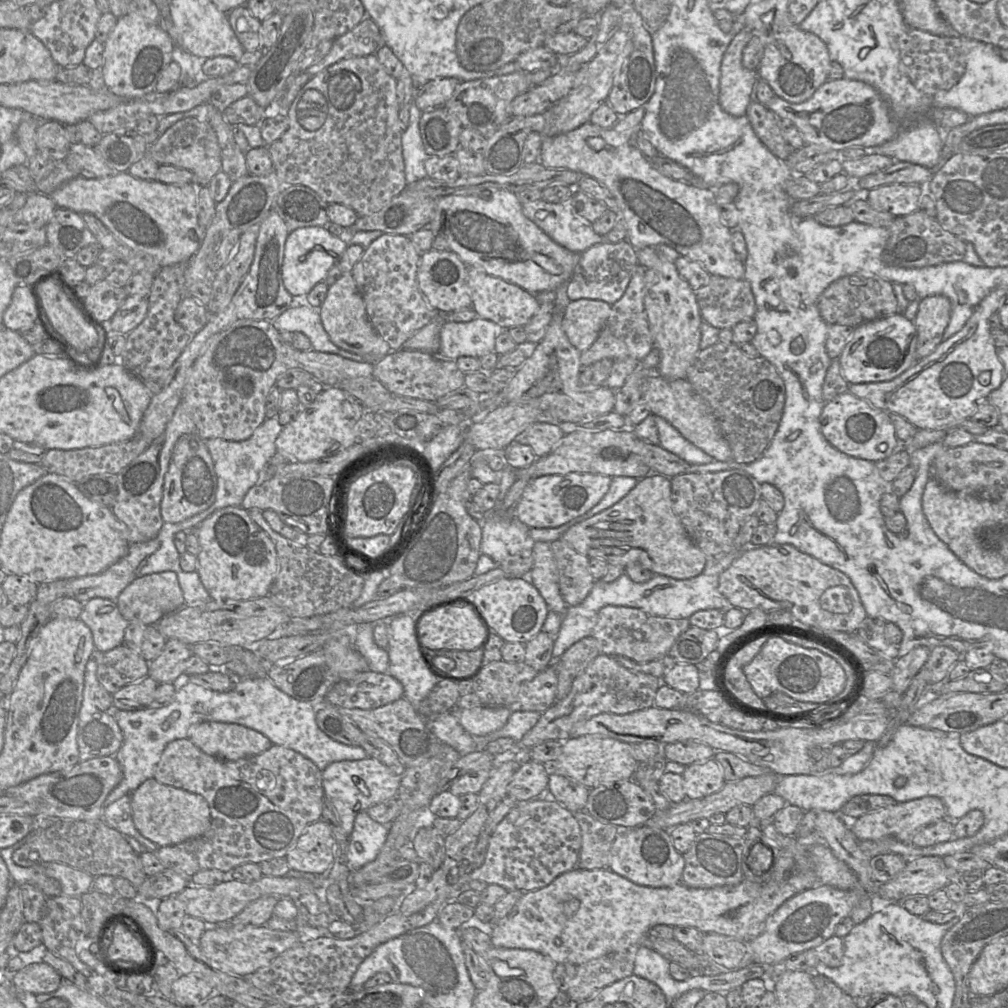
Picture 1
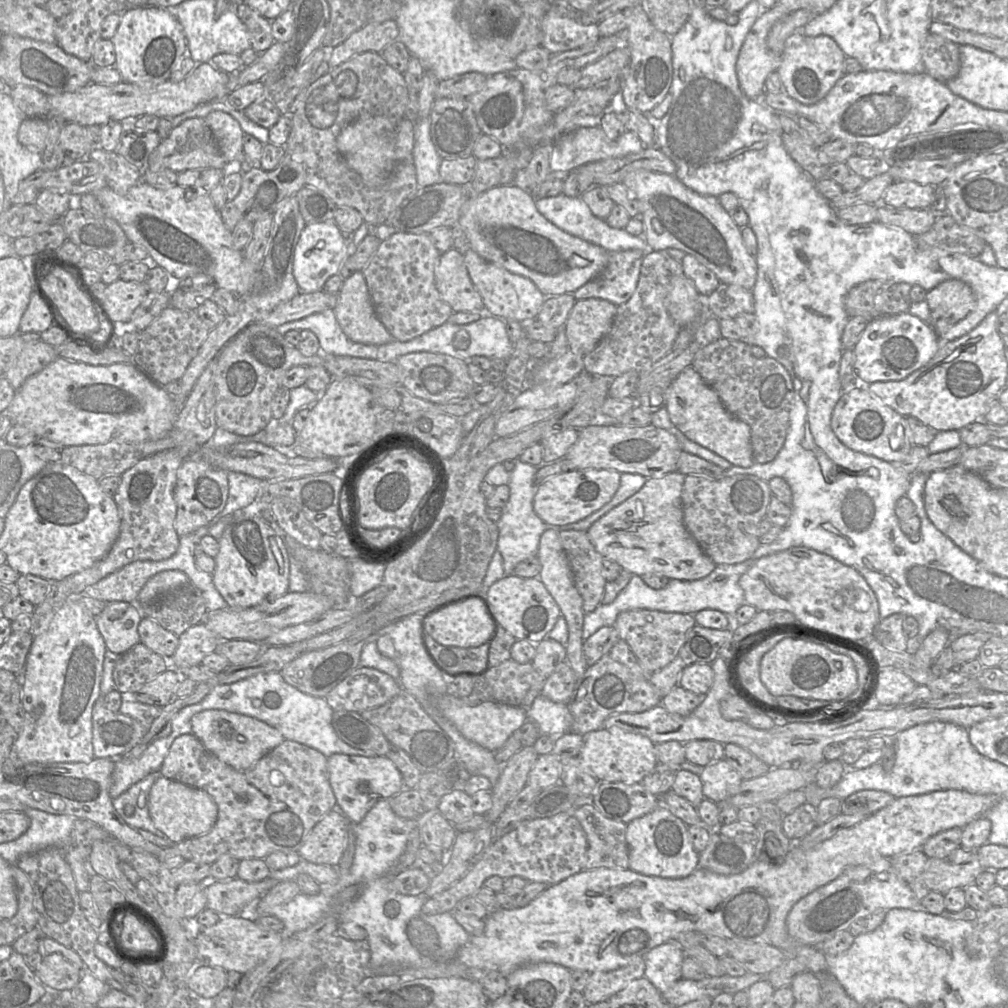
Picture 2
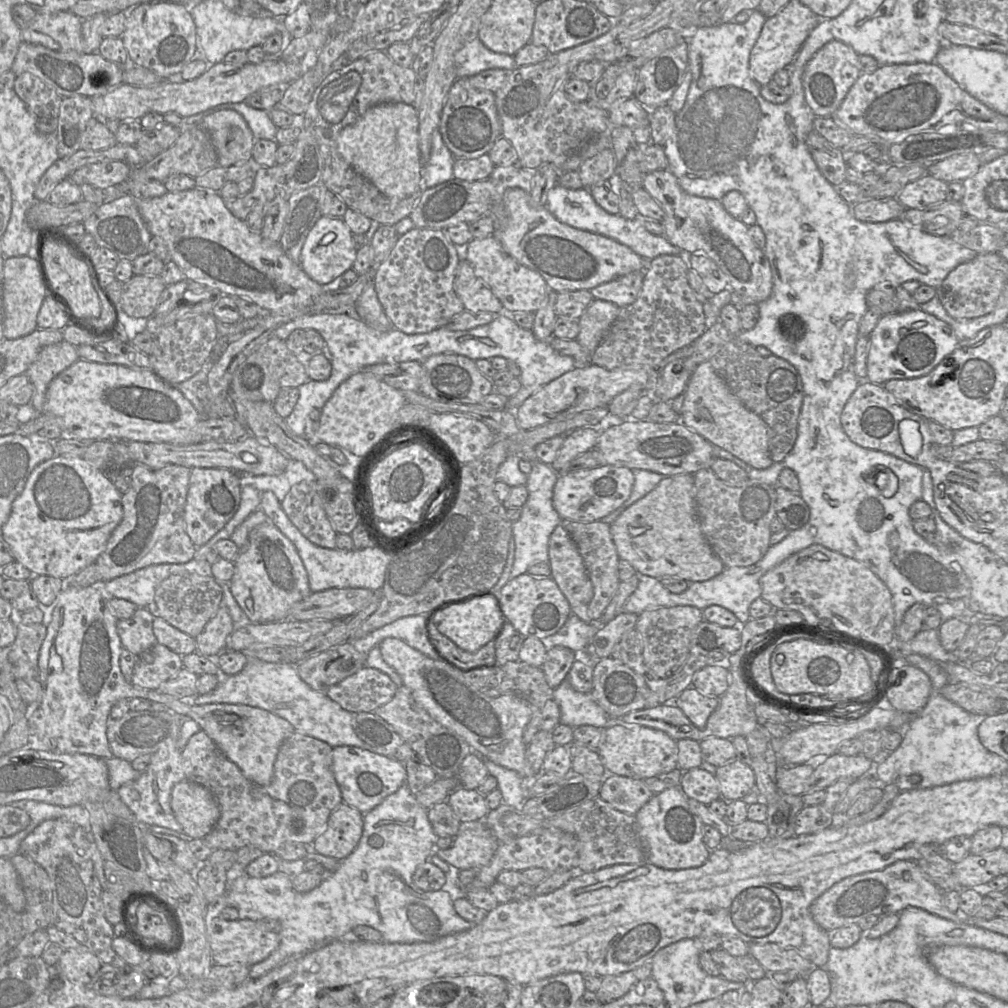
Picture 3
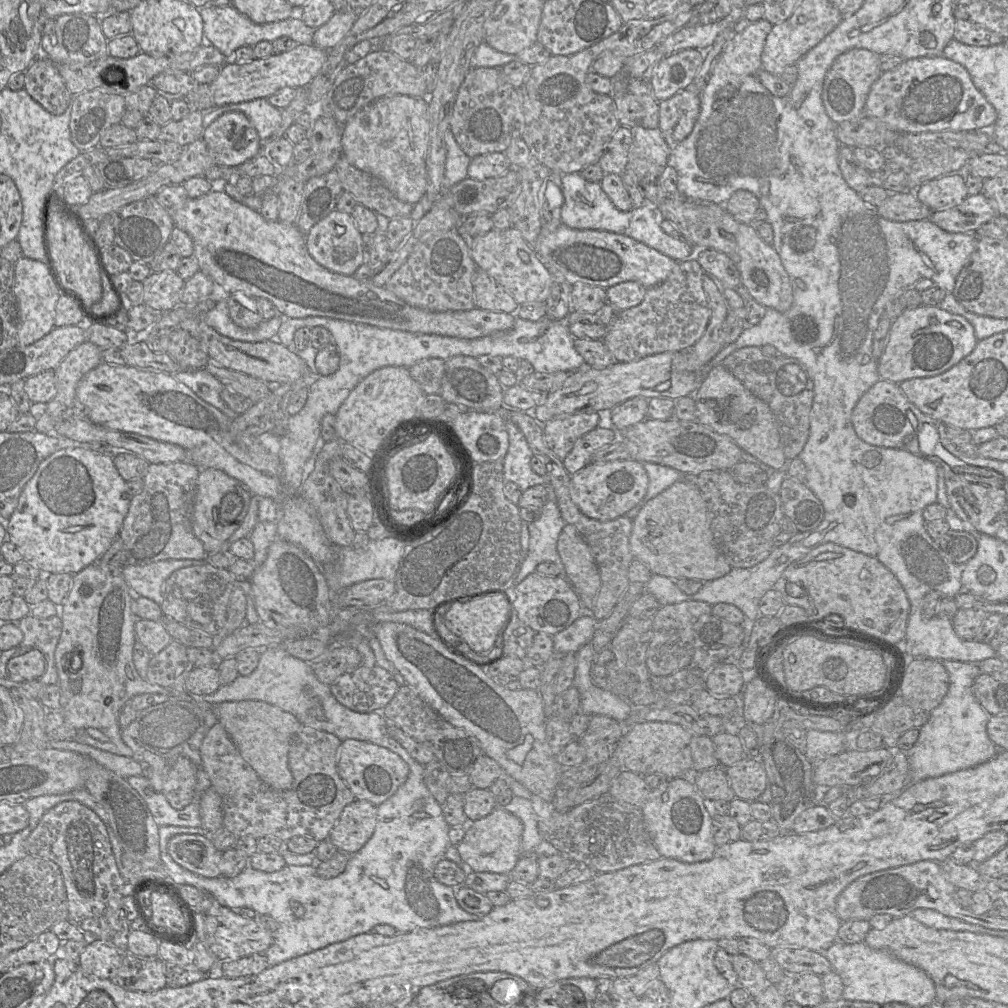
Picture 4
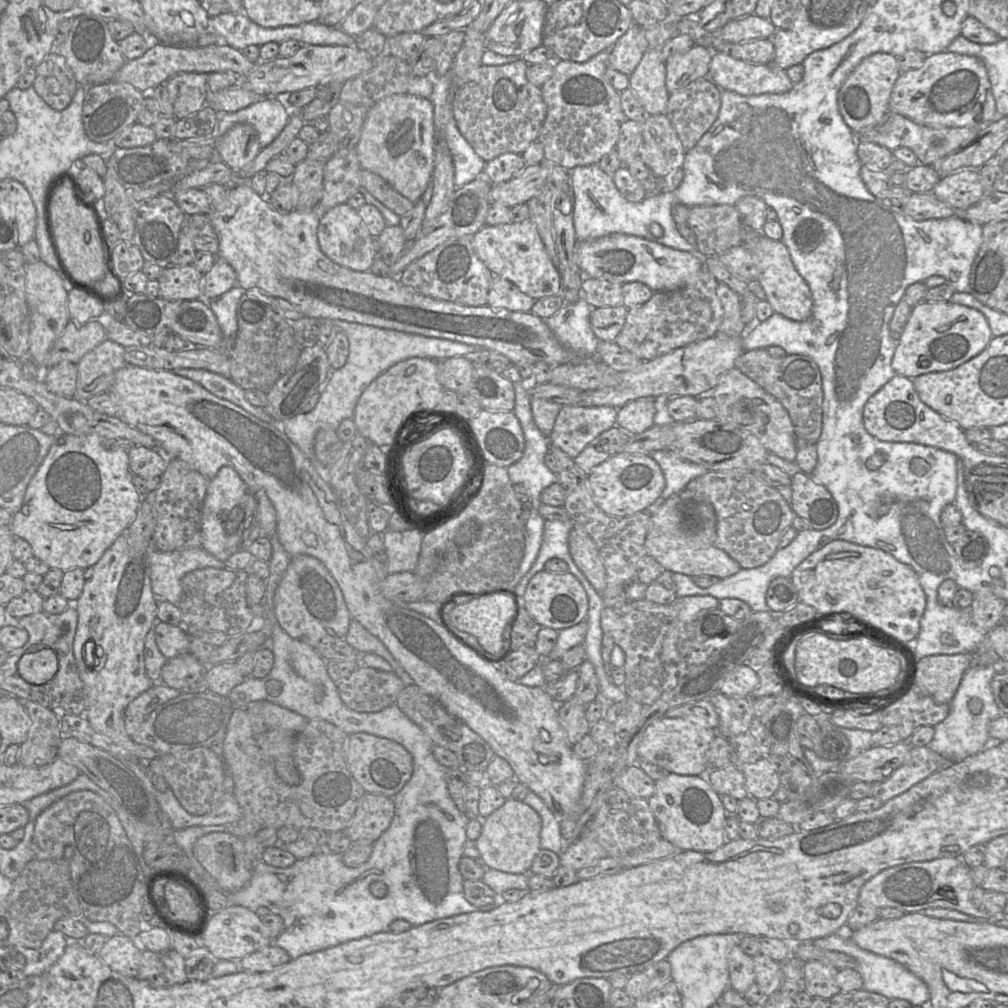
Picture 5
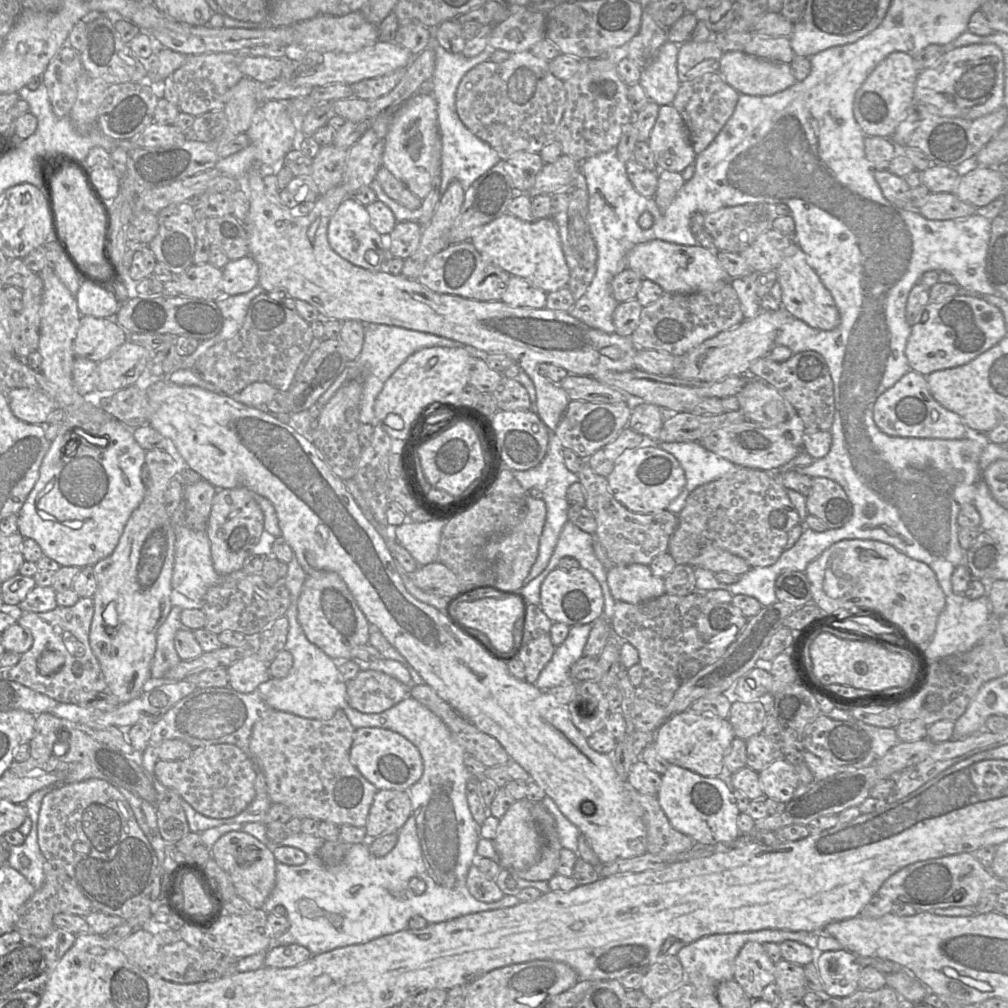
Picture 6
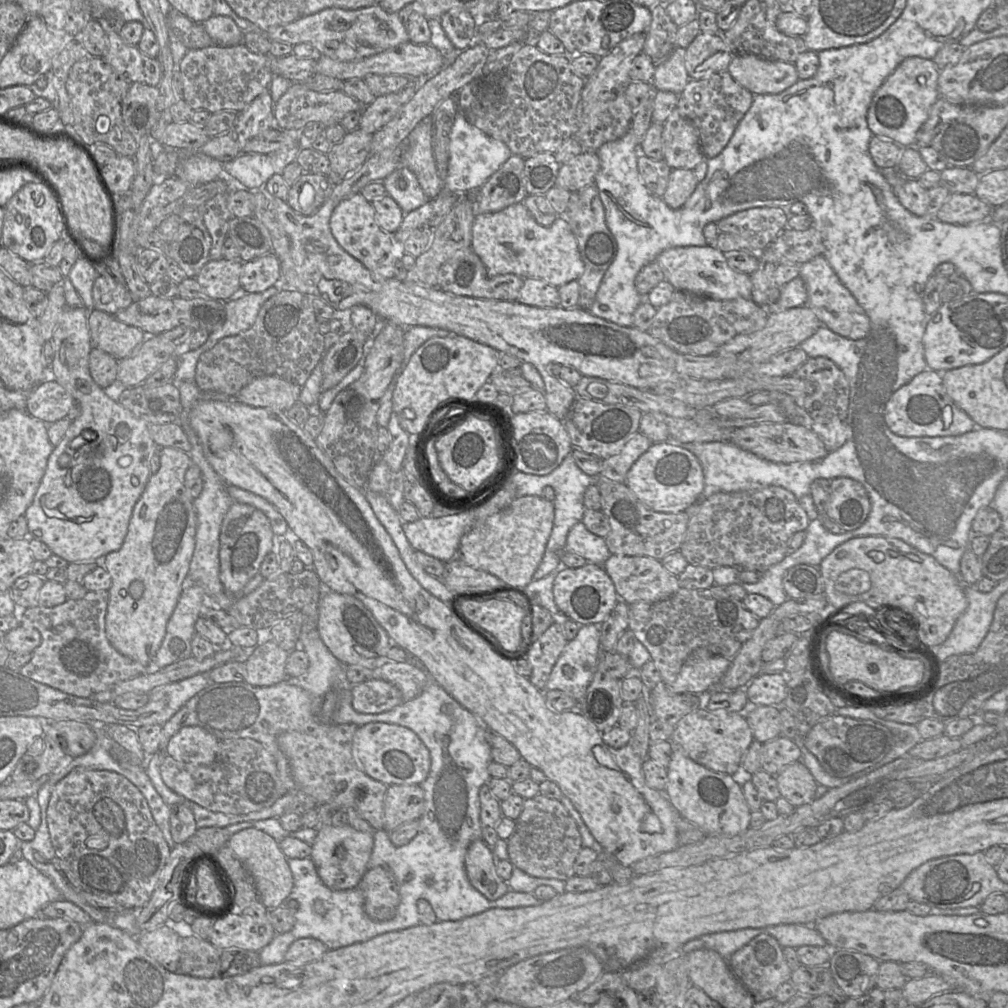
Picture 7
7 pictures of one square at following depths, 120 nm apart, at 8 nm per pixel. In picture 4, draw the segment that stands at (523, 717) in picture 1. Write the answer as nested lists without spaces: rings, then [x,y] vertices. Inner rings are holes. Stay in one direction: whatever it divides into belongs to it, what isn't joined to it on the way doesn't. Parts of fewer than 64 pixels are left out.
[[[591,641],[575,653],[576,669],[573,687],[580,694],[580,712],[590,716],[604,715],[627,723],[635,709],[627,700],[603,690],[592,683],[591,668],[594,665],[594,649]]]

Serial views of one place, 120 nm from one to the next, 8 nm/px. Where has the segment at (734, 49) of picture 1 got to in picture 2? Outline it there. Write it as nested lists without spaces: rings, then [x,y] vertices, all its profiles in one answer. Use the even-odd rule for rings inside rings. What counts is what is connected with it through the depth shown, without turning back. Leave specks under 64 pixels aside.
[[[782,4],[762,11],[748,32],[736,62],[738,82],[750,99],[762,101],[767,76],[778,69],[781,54],[767,47],[767,36],[774,23],[790,11]]]

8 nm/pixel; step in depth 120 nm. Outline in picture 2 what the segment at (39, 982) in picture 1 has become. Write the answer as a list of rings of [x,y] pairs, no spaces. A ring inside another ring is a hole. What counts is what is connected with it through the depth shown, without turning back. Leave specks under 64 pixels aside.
[[[60,954],[46,955],[33,970],[47,990],[71,990],[82,976],[82,971]]]

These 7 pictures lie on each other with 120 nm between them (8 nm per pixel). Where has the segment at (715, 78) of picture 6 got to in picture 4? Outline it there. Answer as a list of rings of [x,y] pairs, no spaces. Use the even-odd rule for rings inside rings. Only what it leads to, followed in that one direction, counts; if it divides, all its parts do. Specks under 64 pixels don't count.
[[[683,89],[659,102],[658,129],[670,149],[675,148],[693,130],[700,113],[700,92]]]

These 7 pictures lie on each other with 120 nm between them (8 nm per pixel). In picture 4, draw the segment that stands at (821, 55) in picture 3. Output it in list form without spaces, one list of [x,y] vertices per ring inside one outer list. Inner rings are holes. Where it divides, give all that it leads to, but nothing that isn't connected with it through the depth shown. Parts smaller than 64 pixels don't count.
[[[853,48],[839,55],[826,75],[821,93],[830,119],[837,124],[863,116],[869,91],[881,73],[879,55],[872,51]]]

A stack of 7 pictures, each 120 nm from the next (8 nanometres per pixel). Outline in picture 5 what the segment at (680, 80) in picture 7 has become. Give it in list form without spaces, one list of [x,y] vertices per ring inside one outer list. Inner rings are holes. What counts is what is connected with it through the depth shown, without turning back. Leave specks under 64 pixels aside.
[[[660,48],[643,54],[629,75],[629,88],[641,101],[647,116],[665,114],[670,93],[666,87],[666,60]]]

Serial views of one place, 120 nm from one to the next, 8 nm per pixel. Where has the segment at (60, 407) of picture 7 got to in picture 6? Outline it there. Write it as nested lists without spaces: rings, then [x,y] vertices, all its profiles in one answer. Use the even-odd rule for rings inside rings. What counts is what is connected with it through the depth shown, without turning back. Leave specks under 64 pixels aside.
[[[13,388],[5,391],[9,407],[18,419],[30,424],[44,423],[49,414],[56,410],[58,407],[54,400],[40,391],[30,388]]]

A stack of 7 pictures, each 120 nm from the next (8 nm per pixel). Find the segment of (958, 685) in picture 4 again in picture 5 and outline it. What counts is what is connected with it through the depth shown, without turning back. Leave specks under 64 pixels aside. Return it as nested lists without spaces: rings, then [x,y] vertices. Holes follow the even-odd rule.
[[[992,665],[970,666],[963,674],[959,687],[949,703],[948,716],[934,726],[934,737],[927,746],[943,756],[948,763],[959,762],[991,744],[989,725],[1001,715],[991,689],[991,681],[995,674],[997,672]]]

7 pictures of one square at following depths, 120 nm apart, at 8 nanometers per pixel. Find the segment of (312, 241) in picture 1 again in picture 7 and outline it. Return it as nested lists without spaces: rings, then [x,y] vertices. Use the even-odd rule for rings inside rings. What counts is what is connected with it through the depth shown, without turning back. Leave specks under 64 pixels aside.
[[[360,192],[343,199],[334,209],[330,218],[330,229],[337,243],[375,276],[383,279],[394,278],[395,262],[398,260],[397,241],[381,229],[372,203]]]

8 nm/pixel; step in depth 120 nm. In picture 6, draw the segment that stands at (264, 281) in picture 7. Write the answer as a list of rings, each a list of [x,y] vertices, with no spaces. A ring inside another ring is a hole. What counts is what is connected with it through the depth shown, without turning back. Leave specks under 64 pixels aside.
[[[250,255],[230,260],[222,268],[222,273],[221,291],[223,294],[242,294],[258,285],[259,267]]]

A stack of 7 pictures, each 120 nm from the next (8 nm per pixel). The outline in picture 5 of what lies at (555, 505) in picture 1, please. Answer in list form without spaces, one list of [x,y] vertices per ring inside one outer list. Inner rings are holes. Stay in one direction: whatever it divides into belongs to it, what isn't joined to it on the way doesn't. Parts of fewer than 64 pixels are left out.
[[[617,453],[592,469],[588,474],[591,495],[605,513],[624,517],[644,510],[663,492],[666,481],[658,463],[651,455]]]

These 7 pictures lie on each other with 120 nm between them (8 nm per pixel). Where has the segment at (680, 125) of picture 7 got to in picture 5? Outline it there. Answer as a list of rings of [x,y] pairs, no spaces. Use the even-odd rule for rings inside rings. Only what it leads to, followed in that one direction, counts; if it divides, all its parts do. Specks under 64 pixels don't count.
[[[665,114],[646,116],[643,123],[642,143],[637,156],[661,178],[682,168],[686,151],[668,117]]]

